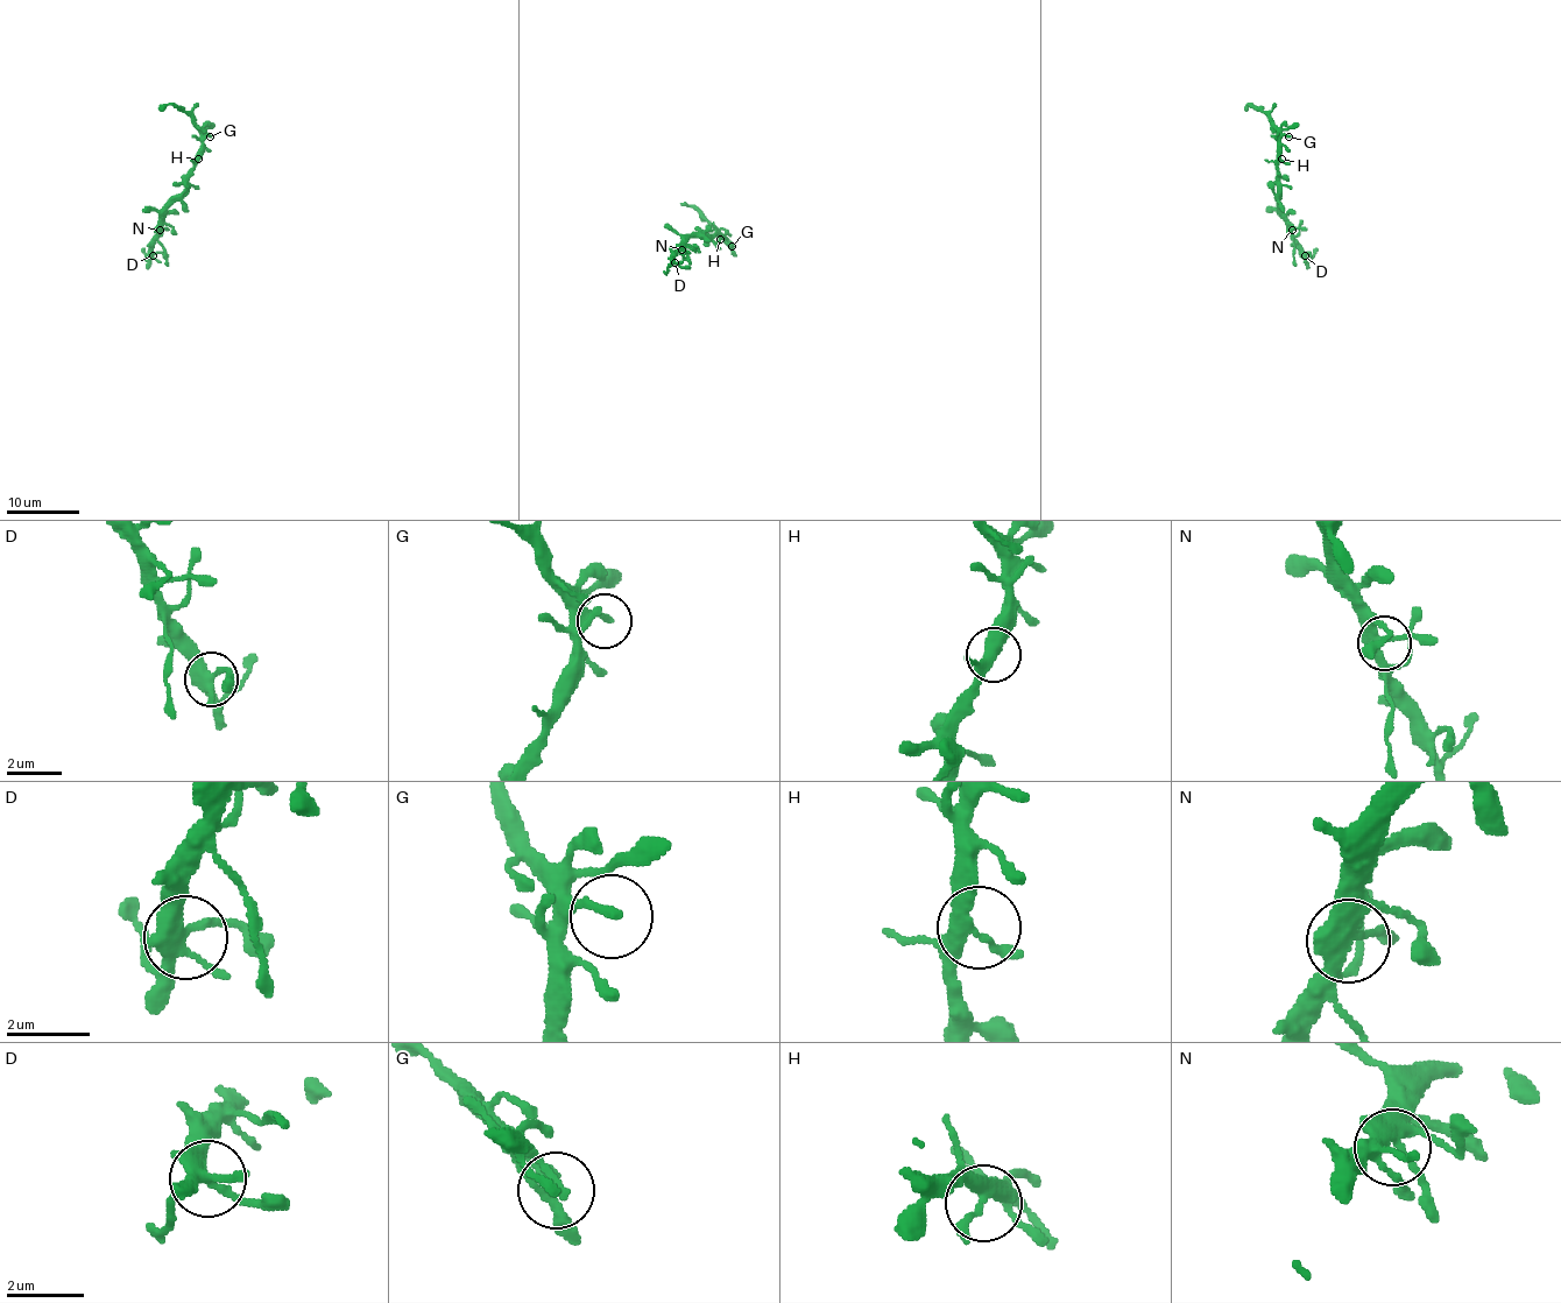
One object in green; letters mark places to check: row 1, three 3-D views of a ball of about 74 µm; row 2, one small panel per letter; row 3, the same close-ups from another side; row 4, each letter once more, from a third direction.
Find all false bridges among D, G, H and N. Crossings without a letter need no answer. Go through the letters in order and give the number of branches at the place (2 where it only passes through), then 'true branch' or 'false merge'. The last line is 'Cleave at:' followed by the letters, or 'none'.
D: 4 branches meet; true branch
G: 1 branches meet; true branch
H: 4 branches meet; true branch
N: 4 branches meet; true branch
Cleave at: none

